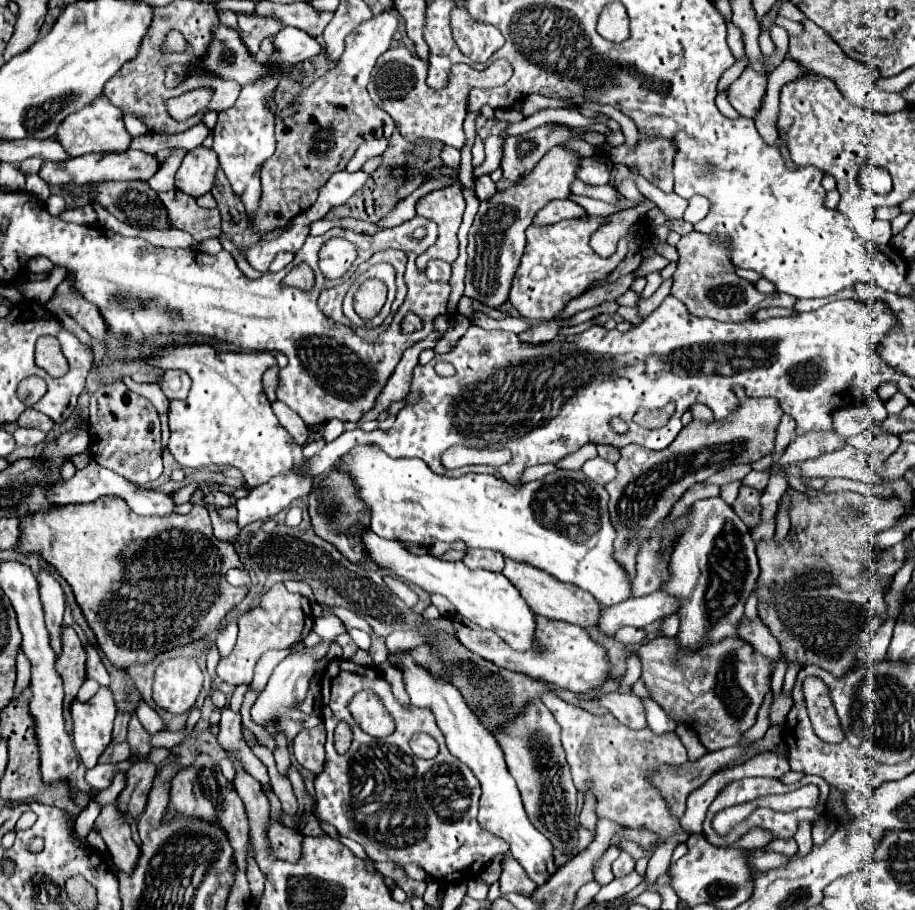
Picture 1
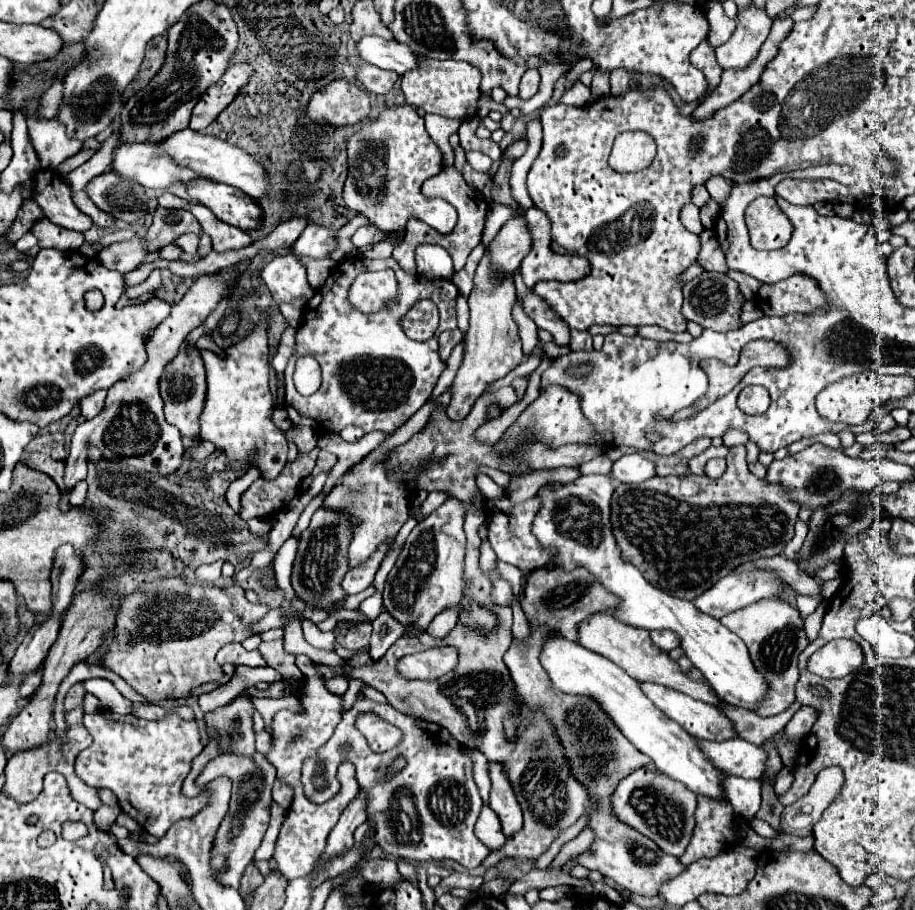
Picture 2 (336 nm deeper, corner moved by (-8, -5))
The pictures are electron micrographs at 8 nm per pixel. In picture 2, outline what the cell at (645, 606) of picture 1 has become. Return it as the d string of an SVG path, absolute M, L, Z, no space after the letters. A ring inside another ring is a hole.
M753 570L743 574L727 574L715 586L693 598L693 606L703 614L713 618L723 618L733 610L741 610L741 606L749 606L757 600L771 598L781 592L783 582L775 578L773 572Z

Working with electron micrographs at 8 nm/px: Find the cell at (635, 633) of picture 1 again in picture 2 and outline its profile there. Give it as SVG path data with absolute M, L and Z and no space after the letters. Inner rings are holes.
M651 632L651 640L657 648L661 648L663 652L671 652L673 648L679 646L679 638L673 632Z

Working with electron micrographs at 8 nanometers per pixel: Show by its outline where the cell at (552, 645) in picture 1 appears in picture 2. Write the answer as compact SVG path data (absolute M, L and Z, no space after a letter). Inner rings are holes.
M641 682L639 686L663 714L675 720L689 734L707 740L727 740L737 736L731 722L715 706L703 704L679 690L669 690L667 686L657 686L653 682Z

